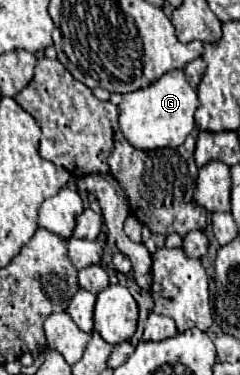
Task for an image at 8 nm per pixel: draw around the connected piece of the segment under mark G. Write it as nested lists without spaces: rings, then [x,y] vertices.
[[[181,69],[167,71],[163,77],[153,81],[145,89],[137,89],[123,95],[119,107],[119,127],[125,139],[137,149],[161,149],[179,147],[185,137],[195,129],[195,109],[199,107],[197,91],[187,83]]]

